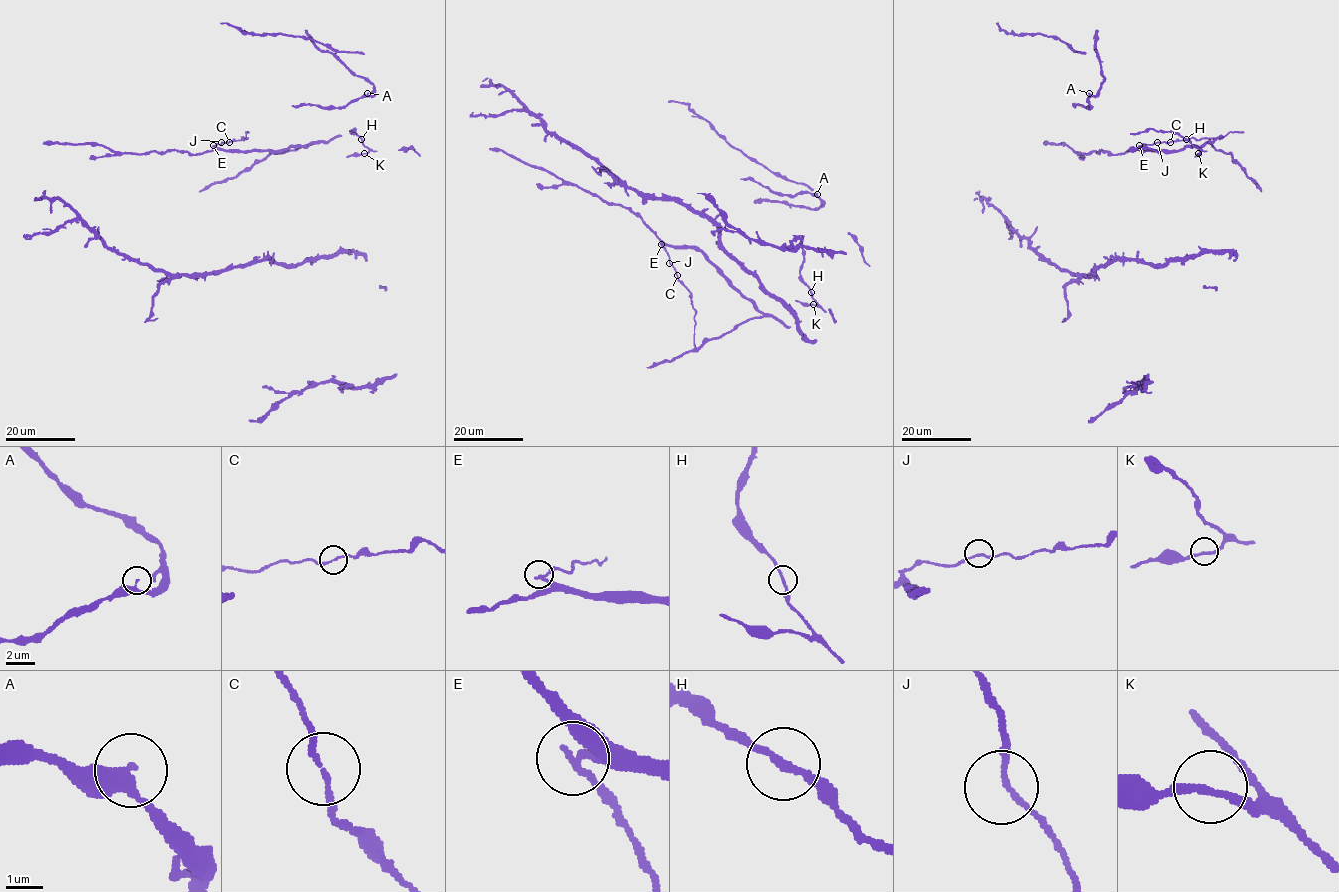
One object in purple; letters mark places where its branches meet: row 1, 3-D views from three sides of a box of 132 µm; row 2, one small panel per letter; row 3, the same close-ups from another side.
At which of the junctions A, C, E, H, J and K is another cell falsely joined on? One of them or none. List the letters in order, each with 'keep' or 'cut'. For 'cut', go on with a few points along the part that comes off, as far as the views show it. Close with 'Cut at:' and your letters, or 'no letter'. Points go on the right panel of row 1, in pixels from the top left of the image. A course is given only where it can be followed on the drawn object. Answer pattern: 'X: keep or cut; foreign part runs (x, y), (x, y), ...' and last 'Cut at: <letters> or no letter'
A: keep
C: keep
E: keep
H: keep
J: keep
K: keep
Cut at: no letter

